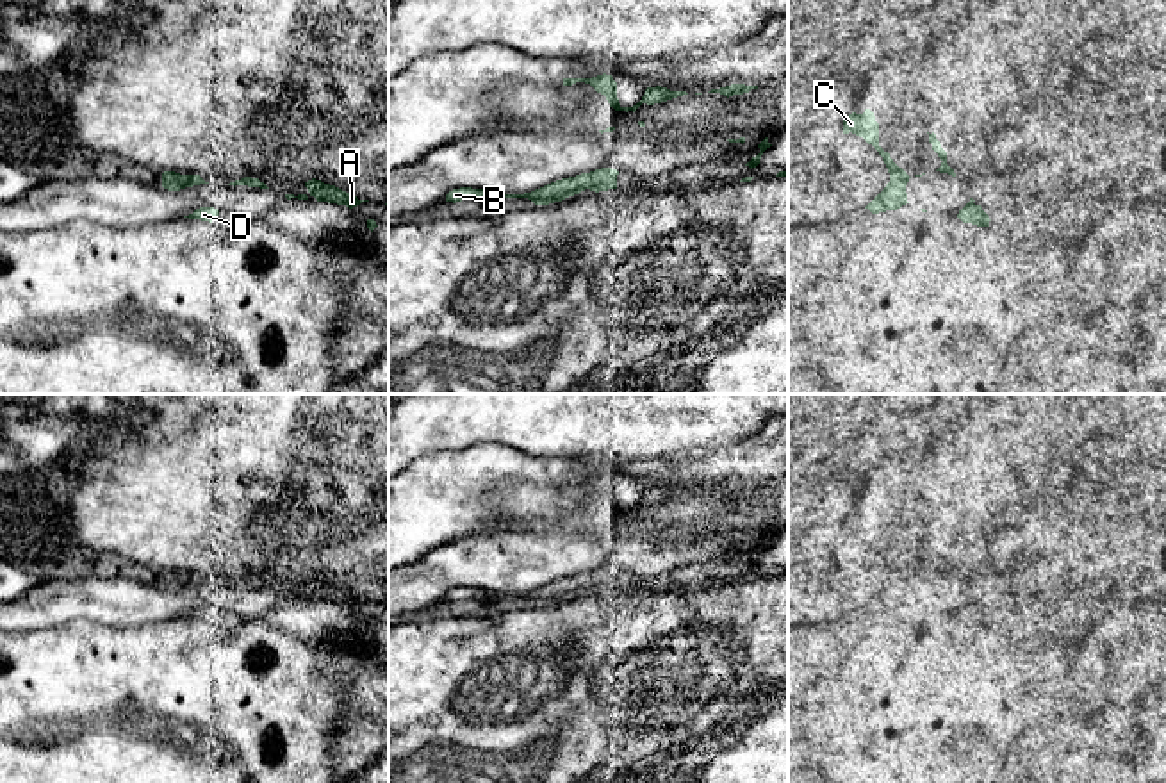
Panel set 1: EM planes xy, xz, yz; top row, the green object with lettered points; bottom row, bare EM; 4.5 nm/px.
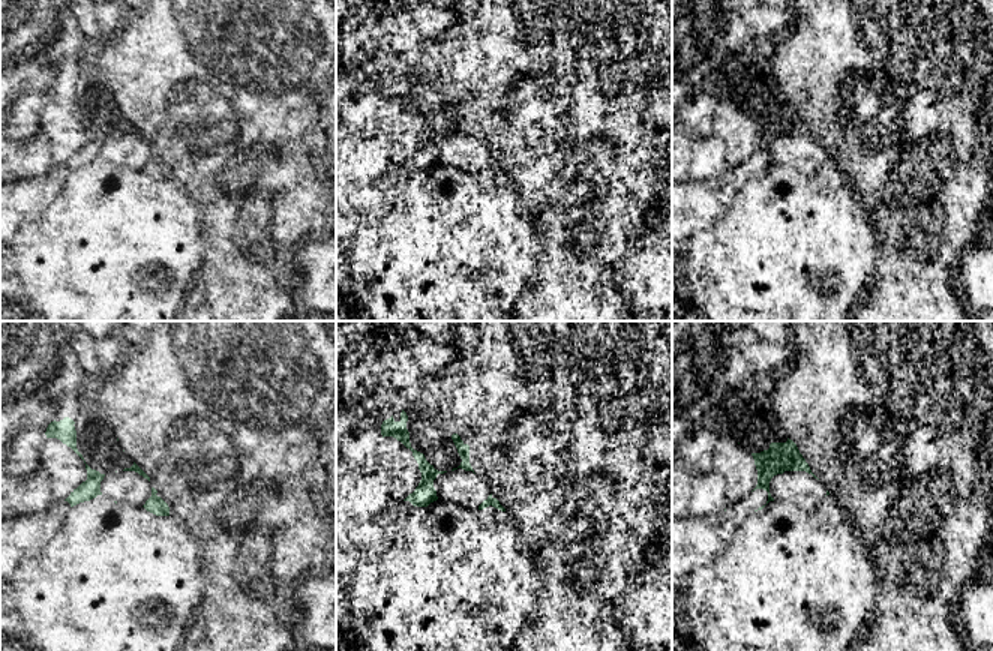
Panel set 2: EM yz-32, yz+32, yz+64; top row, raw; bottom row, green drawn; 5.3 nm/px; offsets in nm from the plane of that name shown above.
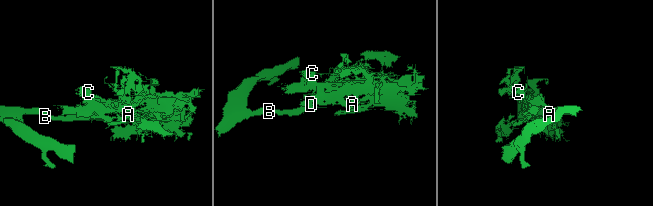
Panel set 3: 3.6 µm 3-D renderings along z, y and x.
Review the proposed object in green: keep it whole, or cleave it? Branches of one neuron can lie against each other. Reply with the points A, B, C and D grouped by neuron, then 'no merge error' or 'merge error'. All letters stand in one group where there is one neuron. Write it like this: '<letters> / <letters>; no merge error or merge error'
A C / B D; merge error

